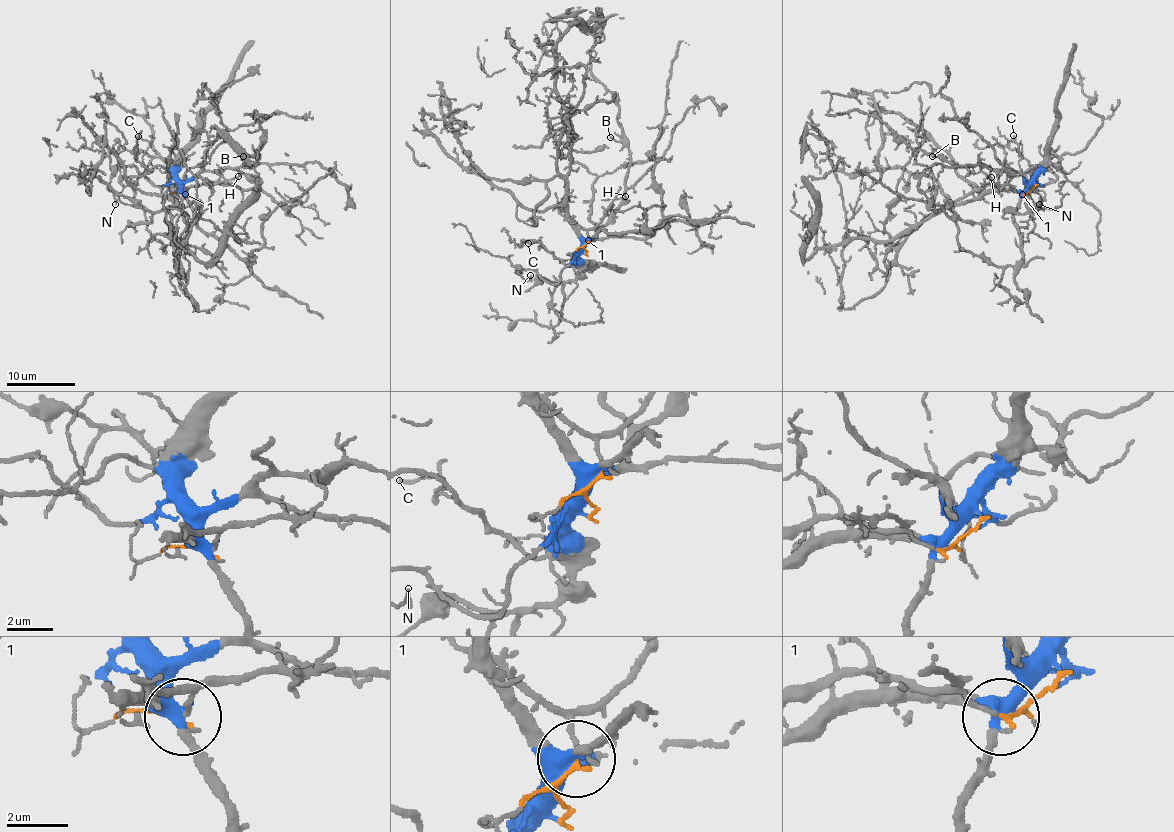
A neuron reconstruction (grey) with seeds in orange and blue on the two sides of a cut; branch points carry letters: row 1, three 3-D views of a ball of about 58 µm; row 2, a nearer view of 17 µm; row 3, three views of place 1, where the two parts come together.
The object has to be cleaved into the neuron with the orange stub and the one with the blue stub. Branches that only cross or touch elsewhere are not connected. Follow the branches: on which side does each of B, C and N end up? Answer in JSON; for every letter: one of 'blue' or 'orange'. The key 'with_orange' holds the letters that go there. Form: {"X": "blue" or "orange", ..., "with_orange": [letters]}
{"B": "blue", "C": "blue", "N": "blue", "with_orange": []}

